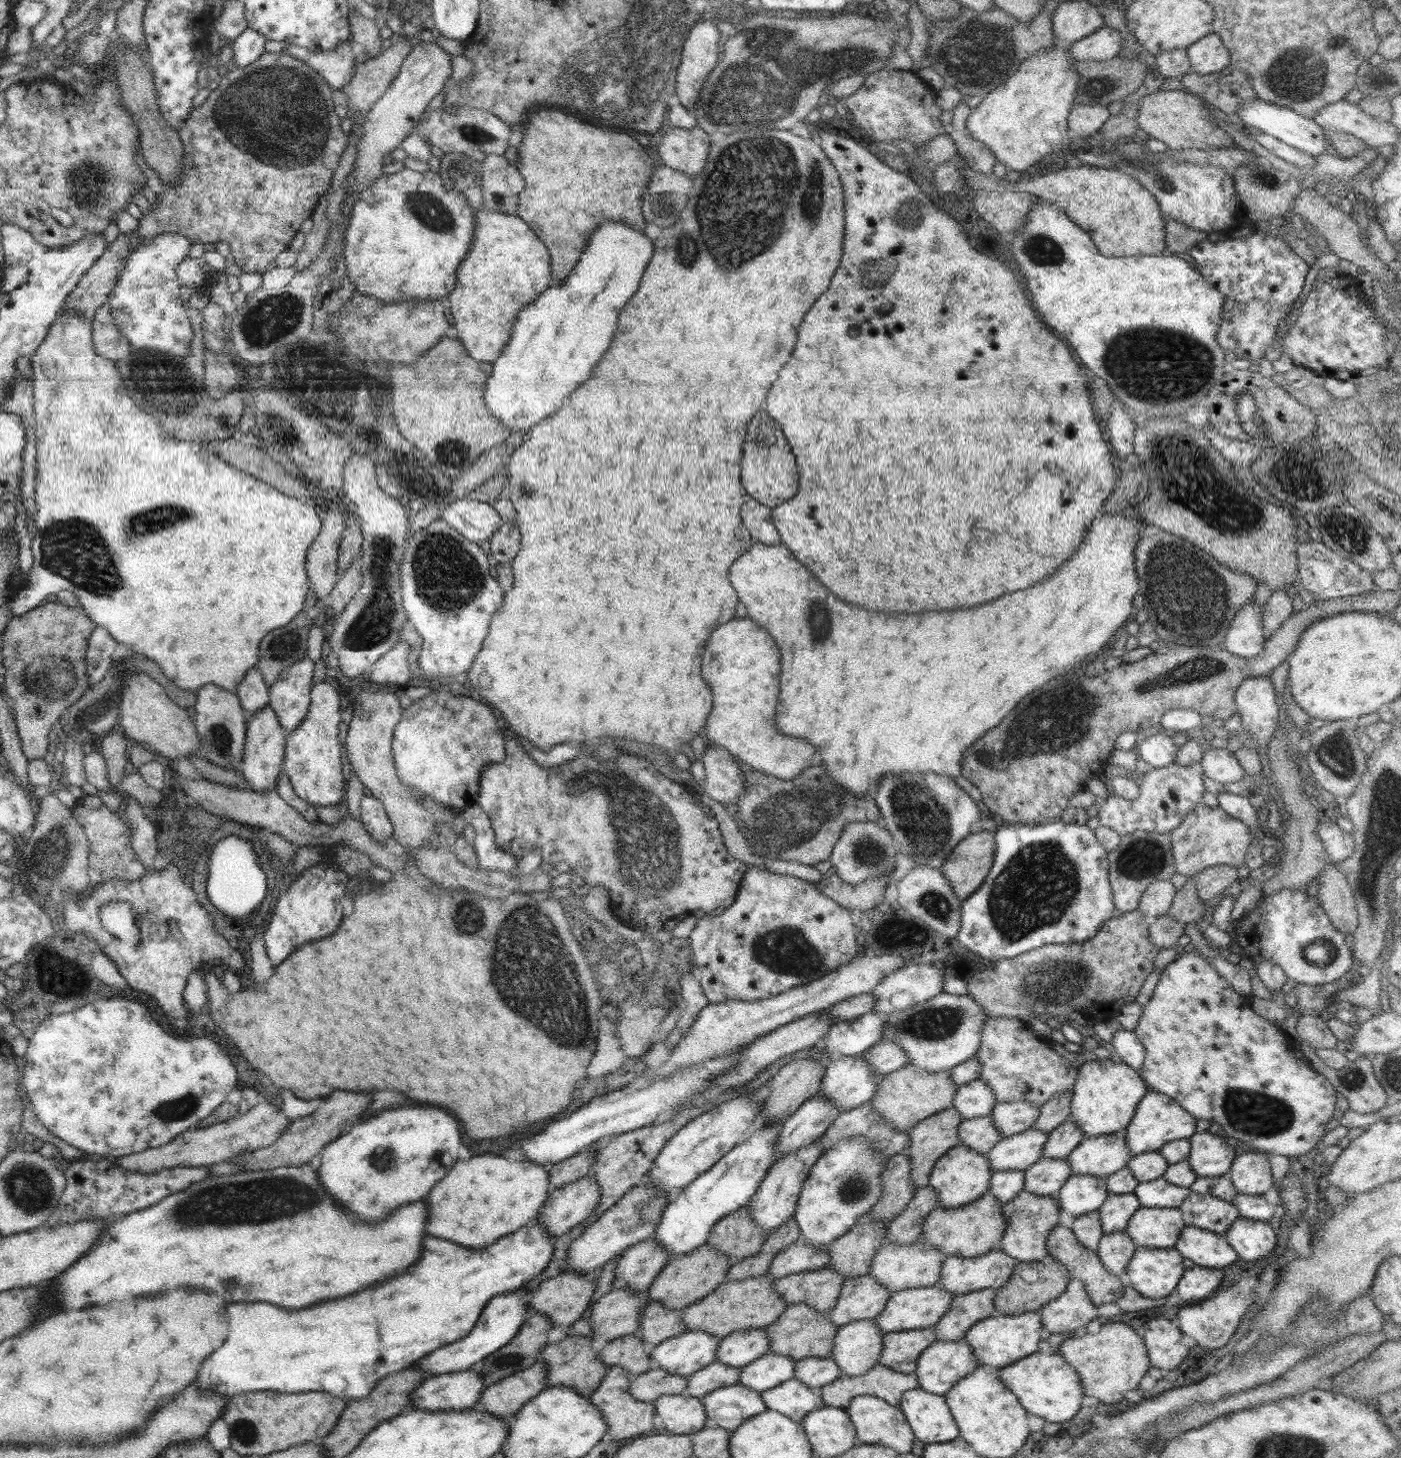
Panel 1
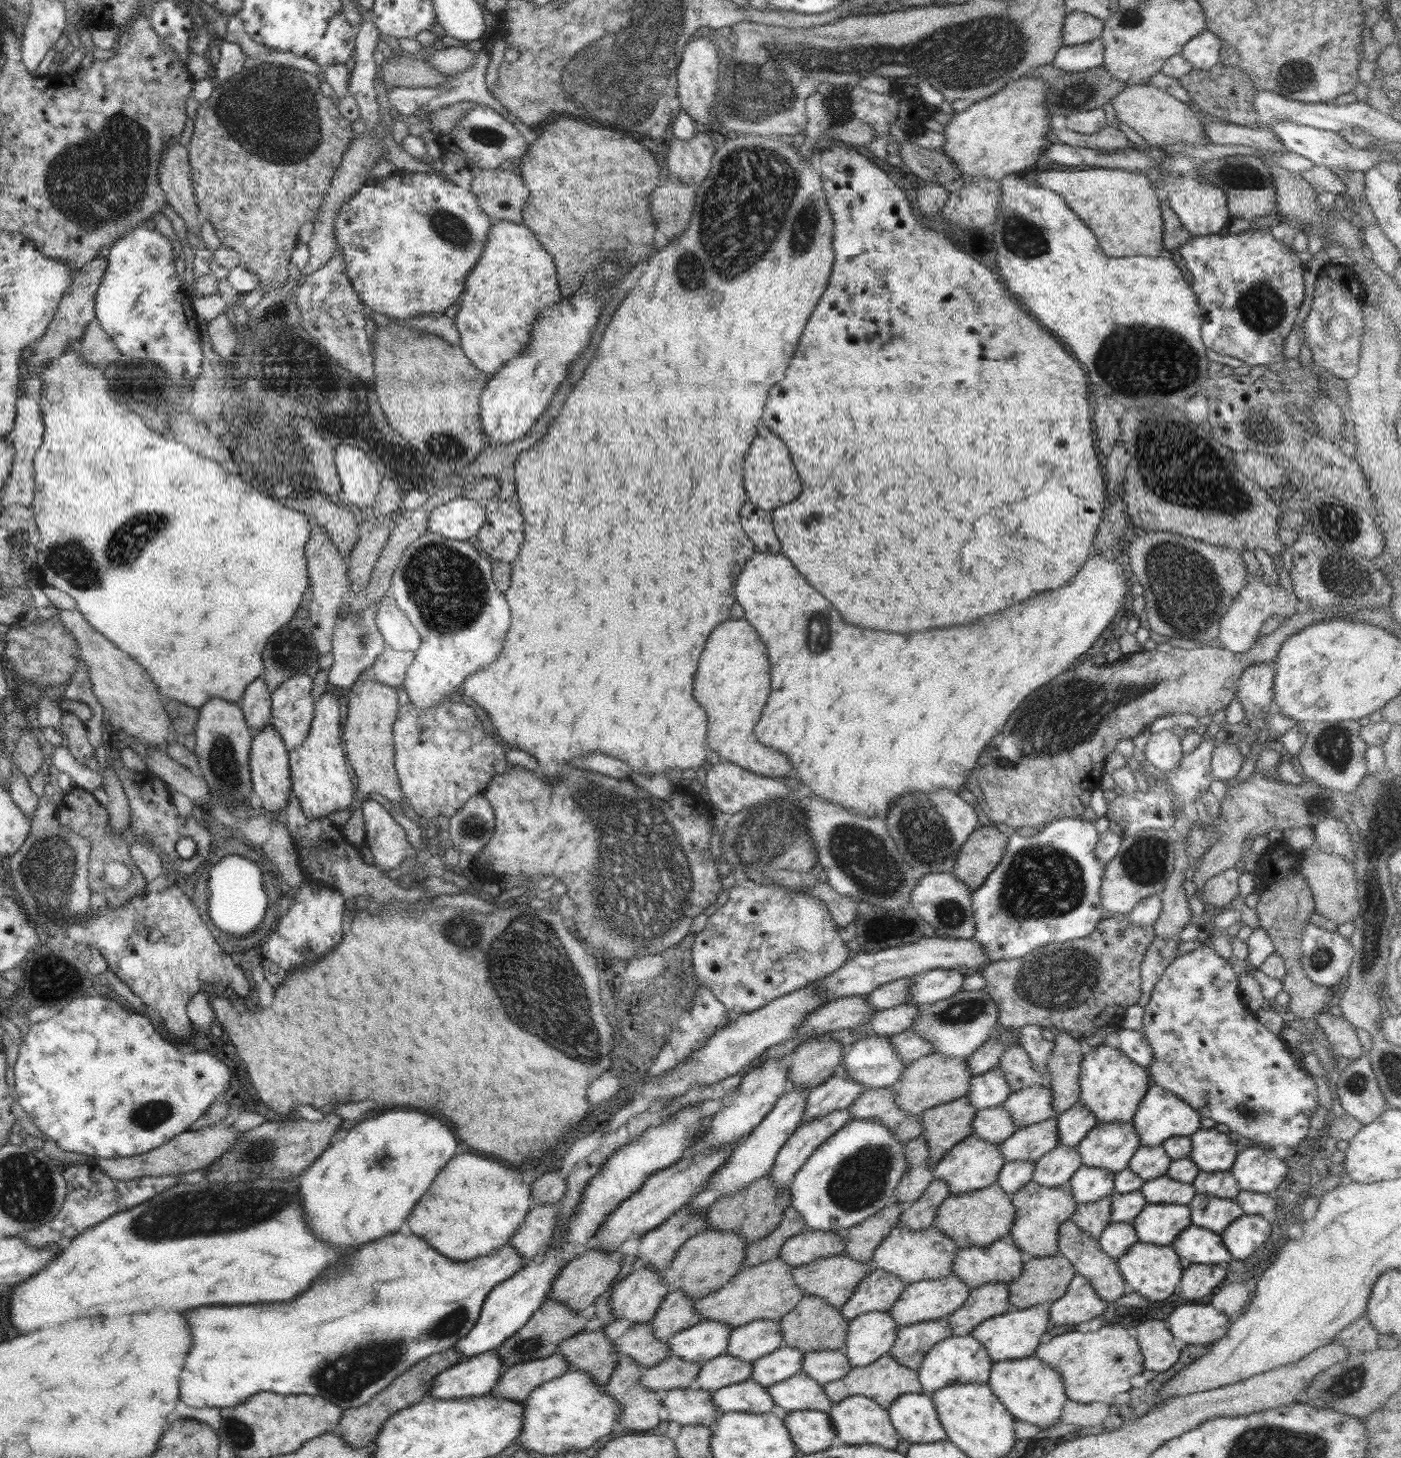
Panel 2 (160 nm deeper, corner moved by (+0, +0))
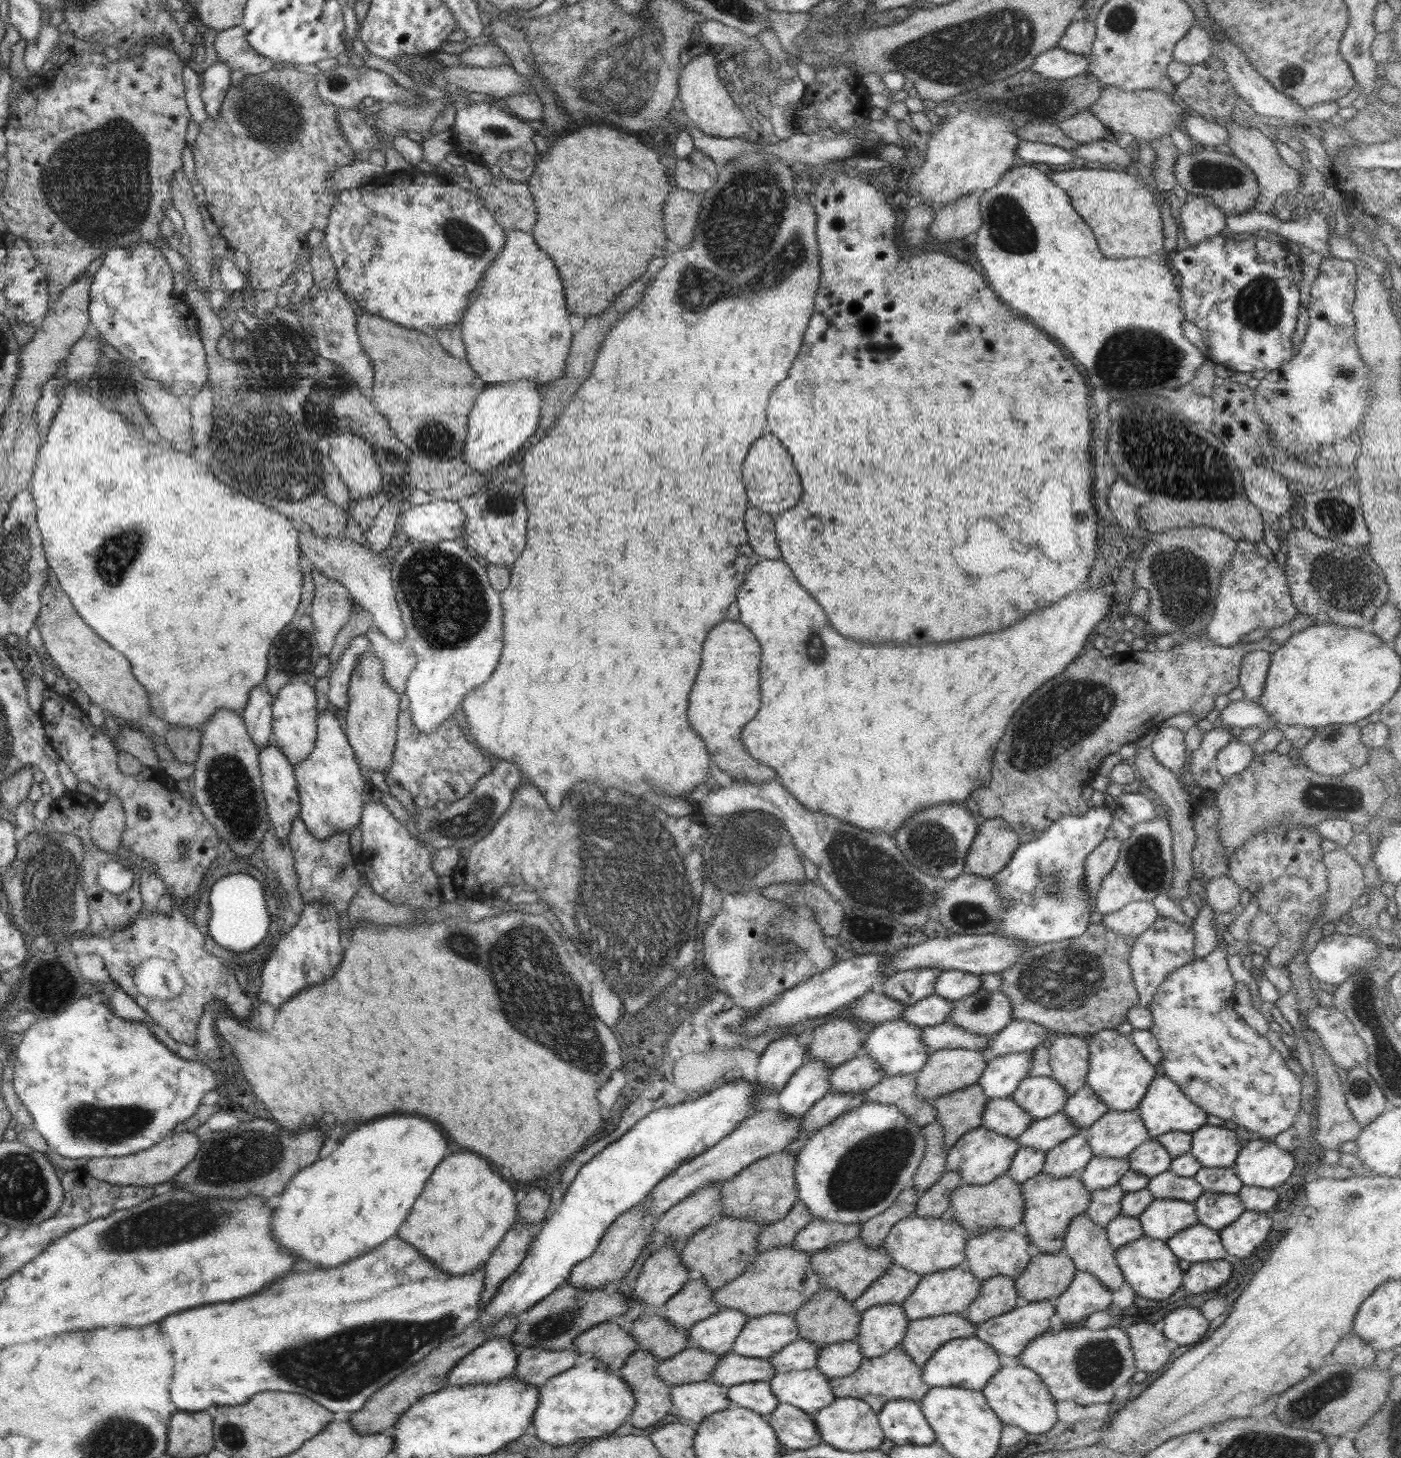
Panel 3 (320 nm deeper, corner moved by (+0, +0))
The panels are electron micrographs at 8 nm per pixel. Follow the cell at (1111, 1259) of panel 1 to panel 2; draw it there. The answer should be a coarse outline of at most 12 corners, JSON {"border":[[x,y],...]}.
{"border":[[1110,1223],[1098,1237],[1115,1261],[1139,1240],[1131,1223]]}

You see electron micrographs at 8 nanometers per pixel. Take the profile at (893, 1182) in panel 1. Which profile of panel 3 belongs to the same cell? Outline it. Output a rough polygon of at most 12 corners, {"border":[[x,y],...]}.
{"border":[[938,1121],[922,1129],[926,1150],[914,1173],[918,1192],[947,1170],[949,1149]]}

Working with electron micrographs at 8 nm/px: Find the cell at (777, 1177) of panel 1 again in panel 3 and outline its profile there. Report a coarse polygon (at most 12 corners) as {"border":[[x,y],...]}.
{"border":[[828,1091],[802,1117],[786,1148],[796,1156],[807,1138],[865,1101],[865,1093]]}

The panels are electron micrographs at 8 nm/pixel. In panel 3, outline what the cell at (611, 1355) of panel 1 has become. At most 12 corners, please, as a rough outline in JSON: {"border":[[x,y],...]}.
{"border":[[650,1311],[628,1332],[659,1362],[690,1346],[688,1332]]}

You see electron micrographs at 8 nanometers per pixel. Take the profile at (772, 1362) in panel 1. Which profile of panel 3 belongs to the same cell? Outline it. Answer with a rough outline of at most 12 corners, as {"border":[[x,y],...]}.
{"border":[[796,1338],[769,1358],[776,1373],[814,1368],[821,1347]]}

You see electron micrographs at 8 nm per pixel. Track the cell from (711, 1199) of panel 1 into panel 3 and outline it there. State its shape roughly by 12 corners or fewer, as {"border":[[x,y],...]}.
{"border":[[807,1059],[778,1093],[780,1110],[802,1120],[831,1088],[832,1070]]}

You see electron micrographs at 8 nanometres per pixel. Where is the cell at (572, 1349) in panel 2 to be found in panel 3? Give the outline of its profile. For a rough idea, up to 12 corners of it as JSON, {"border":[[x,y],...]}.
{"border":[[619,1320],[594,1325],[574,1350],[618,1372],[638,1348]]}

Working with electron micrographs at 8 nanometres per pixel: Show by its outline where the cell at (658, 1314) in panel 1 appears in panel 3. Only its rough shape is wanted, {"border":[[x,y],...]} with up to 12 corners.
{"border":[[704,1278],[666,1302],[664,1318],[687,1332],[719,1311]]}

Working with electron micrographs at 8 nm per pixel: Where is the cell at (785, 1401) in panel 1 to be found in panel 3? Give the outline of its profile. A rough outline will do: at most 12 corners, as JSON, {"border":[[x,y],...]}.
{"border":[[816,1367],[776,1373],[768,1383],[780,1403],[809,1415],[835,1399]]}

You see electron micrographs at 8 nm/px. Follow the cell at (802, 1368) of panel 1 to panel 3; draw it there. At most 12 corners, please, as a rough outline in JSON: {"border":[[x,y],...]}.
{"border":[[854,1341],[824,1345],[816,1368],[829,1379],[852,1374],[865,1356]]}

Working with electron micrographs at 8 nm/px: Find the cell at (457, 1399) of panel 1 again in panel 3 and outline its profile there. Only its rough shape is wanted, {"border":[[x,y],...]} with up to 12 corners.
{"border":[[510,1339],[483,1342],[448,1373],[450,1386],[512,1376]]}

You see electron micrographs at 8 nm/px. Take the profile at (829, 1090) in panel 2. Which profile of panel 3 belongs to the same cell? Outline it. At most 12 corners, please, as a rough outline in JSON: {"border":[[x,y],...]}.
{"border":[[870,1055],[830,1073],[837,1093],[864,1093],[885,1076]]}

